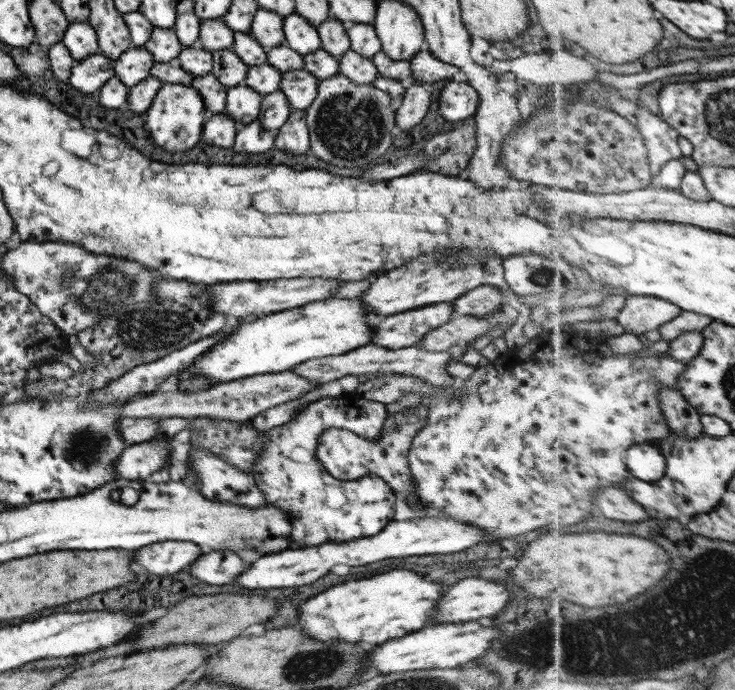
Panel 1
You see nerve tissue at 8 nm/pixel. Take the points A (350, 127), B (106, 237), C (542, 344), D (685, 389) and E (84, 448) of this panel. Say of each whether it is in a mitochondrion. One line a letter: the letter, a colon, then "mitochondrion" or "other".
A: mitochondrion
B: mitochondrion
C: other
D: other
E: mitochondrion

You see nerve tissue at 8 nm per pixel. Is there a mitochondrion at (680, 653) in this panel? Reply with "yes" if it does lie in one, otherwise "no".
yes

